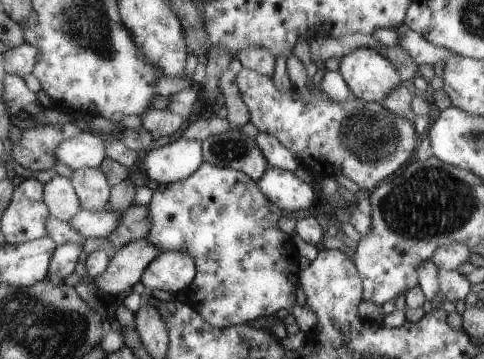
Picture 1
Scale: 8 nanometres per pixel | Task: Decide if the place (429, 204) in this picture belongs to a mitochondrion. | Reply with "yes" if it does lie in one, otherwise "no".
yes

